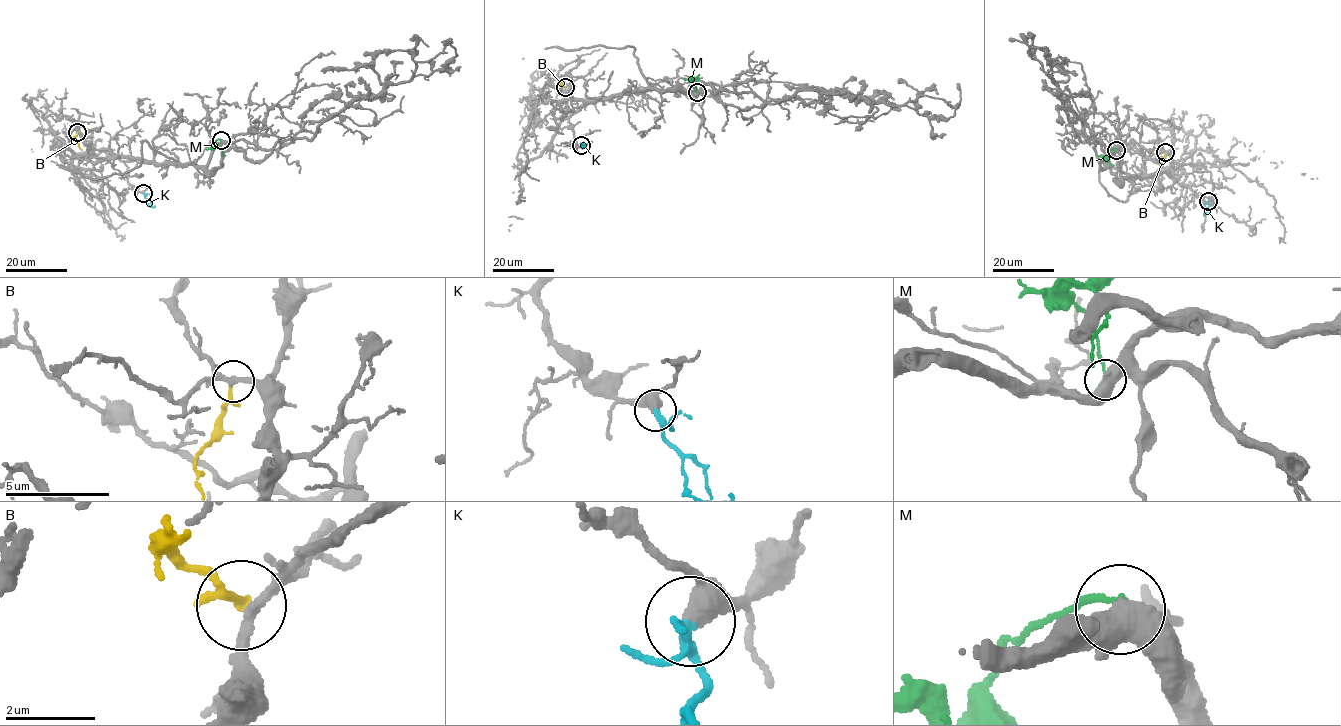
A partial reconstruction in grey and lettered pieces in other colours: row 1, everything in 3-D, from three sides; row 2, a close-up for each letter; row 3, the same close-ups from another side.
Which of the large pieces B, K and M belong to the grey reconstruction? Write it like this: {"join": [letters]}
{"join": ["K"]}

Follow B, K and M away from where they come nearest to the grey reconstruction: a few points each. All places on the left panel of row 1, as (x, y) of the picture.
B: (77, 133), (73, 138), (81, 150)
K: (144, 193), (148, 205), (155, 205)
M: (221, 140), (216, 139), (213, 147), (220, 147), (225, 155)

